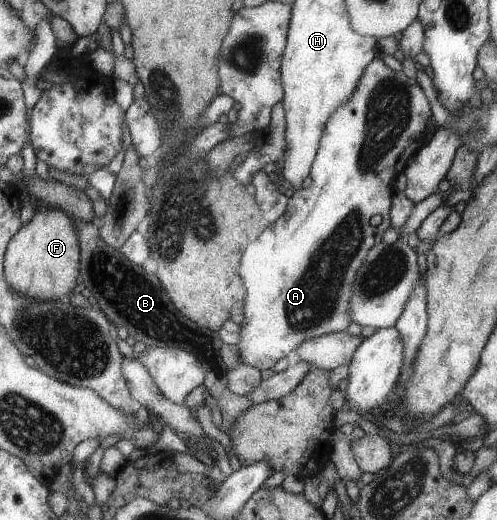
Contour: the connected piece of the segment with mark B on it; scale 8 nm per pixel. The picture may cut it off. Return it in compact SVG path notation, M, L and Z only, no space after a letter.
M76 220L76 229L79 229L80 281L85 289L92 293L98 308L102 309L101 312L112 325L124 327L128 336L135 341L141 341L145 347L158 348L164 344L197 355L206 372L202 383L214 389L216 407L222 418L218 429L228 433L235 419L252 403L246 396L233 394L224 385L228 369L218 354L222 341L217 332L201 328L184 317L174 307L155 274L148 273L142 266L129 262L118 250L104 243L96 222Z

